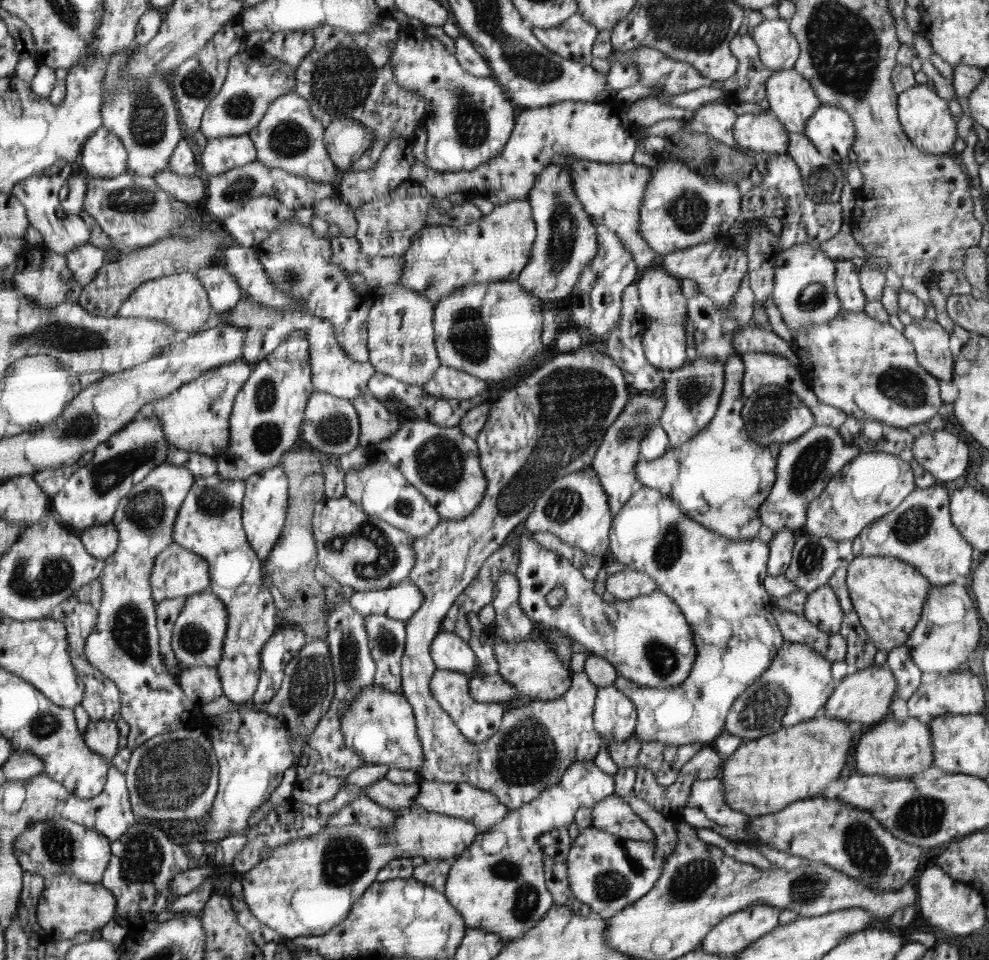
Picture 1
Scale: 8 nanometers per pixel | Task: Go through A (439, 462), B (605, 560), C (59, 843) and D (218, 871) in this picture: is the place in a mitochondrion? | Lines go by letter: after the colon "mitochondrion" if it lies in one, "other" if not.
A: mitochondrion
B: other
C: mitochondrion
D: other

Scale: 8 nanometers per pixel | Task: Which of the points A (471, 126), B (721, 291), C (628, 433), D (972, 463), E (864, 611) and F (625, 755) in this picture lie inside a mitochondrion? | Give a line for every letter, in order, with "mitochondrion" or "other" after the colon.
A: mitochondrion
B: other
C: mitochondrion
D: other
E: other
F: other

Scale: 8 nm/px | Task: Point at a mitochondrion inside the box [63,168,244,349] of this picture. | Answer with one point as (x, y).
(136, 199)

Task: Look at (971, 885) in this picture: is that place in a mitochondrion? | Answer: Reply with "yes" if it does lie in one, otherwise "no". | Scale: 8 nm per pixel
no

